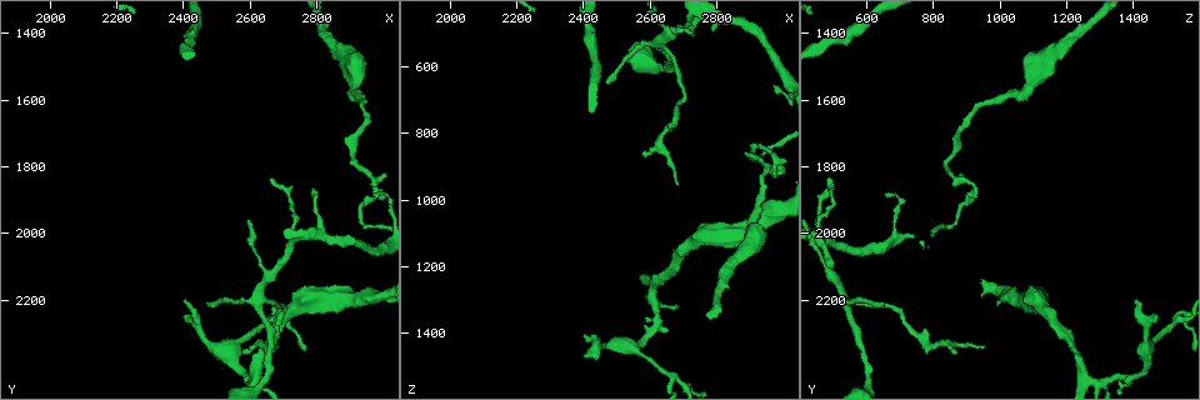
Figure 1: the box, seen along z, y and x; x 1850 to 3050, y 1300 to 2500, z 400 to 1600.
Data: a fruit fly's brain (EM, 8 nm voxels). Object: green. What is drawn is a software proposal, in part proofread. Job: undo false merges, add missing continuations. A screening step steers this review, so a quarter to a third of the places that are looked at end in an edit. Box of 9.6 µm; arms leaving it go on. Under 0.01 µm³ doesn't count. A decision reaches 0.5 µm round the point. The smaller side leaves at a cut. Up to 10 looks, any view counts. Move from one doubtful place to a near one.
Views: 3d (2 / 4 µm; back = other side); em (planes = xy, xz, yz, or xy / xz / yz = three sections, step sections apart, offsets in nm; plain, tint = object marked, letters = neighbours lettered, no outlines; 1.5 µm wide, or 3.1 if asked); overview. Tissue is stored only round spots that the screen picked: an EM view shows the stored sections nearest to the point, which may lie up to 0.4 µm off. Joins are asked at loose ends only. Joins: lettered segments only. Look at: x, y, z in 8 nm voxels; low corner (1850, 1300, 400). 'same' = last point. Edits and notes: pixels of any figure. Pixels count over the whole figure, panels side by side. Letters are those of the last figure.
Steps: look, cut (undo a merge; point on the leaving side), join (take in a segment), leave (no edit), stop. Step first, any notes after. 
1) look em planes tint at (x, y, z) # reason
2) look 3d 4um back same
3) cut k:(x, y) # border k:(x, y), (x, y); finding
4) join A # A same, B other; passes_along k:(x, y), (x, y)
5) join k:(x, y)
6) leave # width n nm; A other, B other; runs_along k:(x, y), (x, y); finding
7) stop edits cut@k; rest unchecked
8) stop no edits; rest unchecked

look 3d 2um back at (2670, 2340, 950) # tapers out

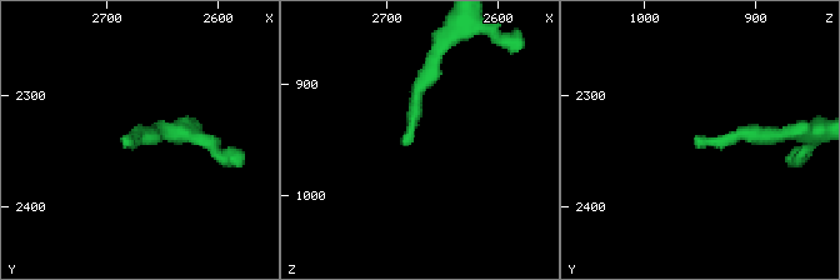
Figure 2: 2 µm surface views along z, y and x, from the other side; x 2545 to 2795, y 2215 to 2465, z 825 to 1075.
look em xy step 8 tint at (2680, 2348, 956) # shape alone is not enough

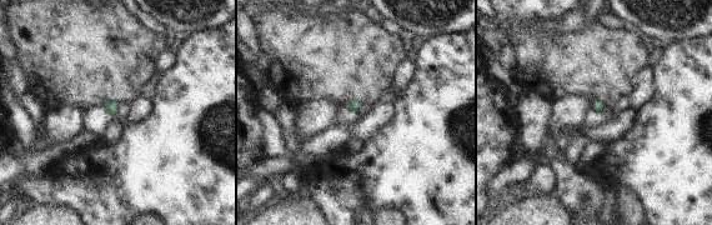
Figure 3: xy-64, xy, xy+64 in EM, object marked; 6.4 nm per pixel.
look em planes letters same # cut it another way

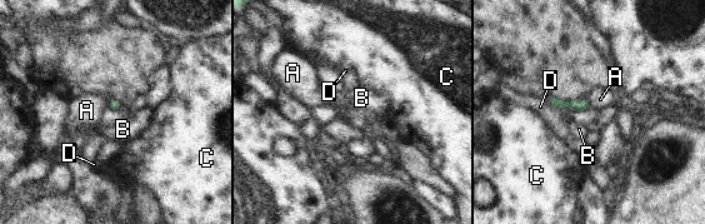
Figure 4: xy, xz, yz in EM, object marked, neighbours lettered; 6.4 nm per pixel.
leave # A other, B other, C other, D other; border 4:(588, 99), (590, 110); no lettered segment goes on from it

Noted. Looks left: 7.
look 3d 2um at (2470, 2210, 660) # branch stops here

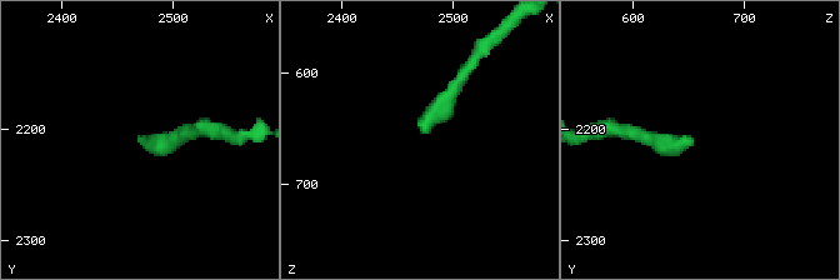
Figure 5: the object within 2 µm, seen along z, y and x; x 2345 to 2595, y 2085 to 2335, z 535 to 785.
look em xy step 8 tint at (2478, 2208, 656)

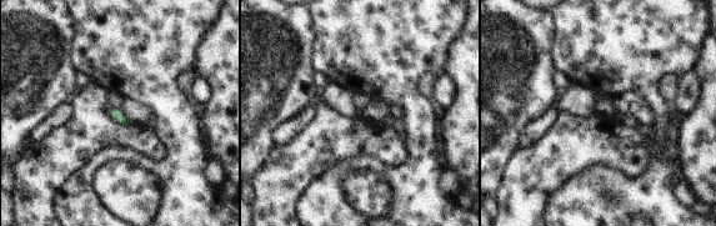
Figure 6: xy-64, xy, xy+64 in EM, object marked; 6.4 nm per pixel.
look em xz step 4 letters same # another direction

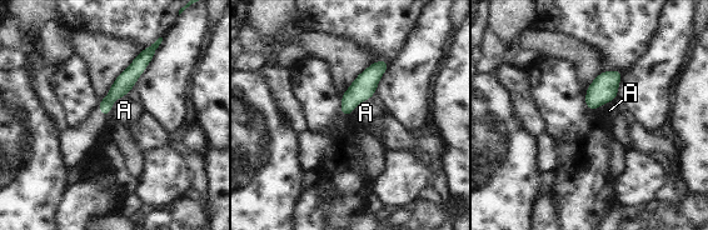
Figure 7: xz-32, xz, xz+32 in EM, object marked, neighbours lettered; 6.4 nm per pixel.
leave # longest_contact A 170 nm; A other; runs_along 7:(149, 55), (113, 94), (104, 111); none of them fits

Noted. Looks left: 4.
look 3d 2um at (2970, 1860, 920) # abrupt turn

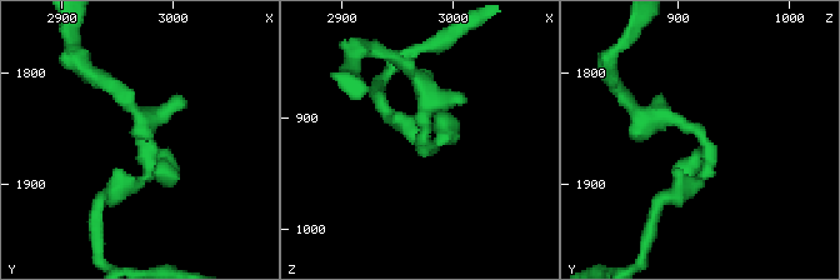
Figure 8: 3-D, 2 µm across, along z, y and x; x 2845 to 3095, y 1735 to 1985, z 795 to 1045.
look em yz step 8 tint at (2976, 1860, 924) # shape alone is not enough

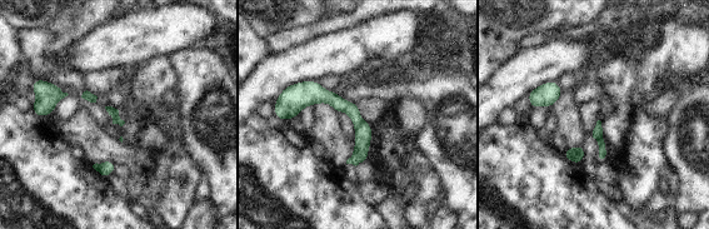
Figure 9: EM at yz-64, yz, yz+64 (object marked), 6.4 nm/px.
look em yz step 8 letters same

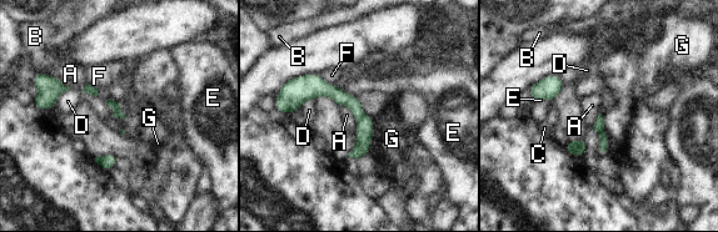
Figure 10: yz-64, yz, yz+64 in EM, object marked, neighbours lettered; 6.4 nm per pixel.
cut 10:(340, 97) # A other, B other, C other, D other, E other, F other, G other; border 10:(365, 115), (358, 122); two neurons meet here

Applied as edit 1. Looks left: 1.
stop edits cut@10; rest unchecked

